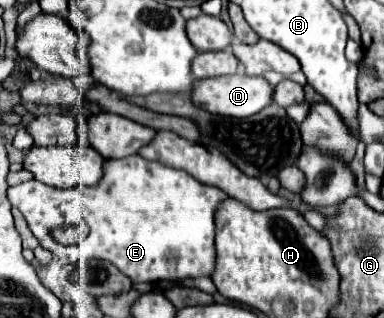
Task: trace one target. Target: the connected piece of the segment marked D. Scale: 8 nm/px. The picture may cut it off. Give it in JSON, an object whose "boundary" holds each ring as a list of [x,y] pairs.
{"boundary":[[[227,75],[227,77],[211,77],[211,79],[201,79],[195,81],[195,89],[193,89],[193,101],[197,107],[203,107],[211,113],[217,115],[227,115],[227,117],[251,117],[259,111],[263,111],[265,107],[269,107],[273,103],[273,91],[275,87],[263,79],[263,77],[249,77],[249,75]]]}

